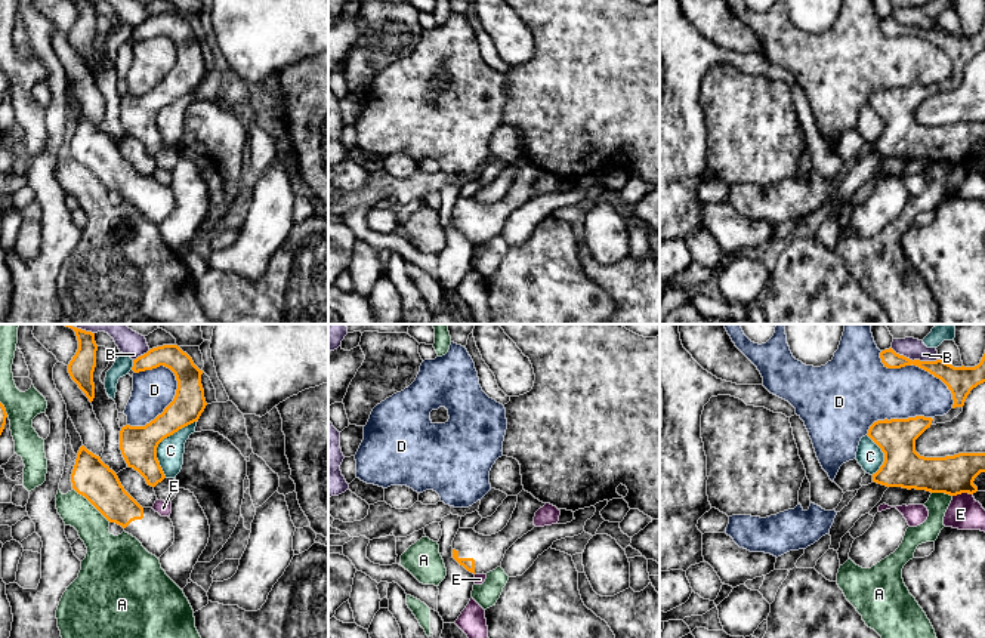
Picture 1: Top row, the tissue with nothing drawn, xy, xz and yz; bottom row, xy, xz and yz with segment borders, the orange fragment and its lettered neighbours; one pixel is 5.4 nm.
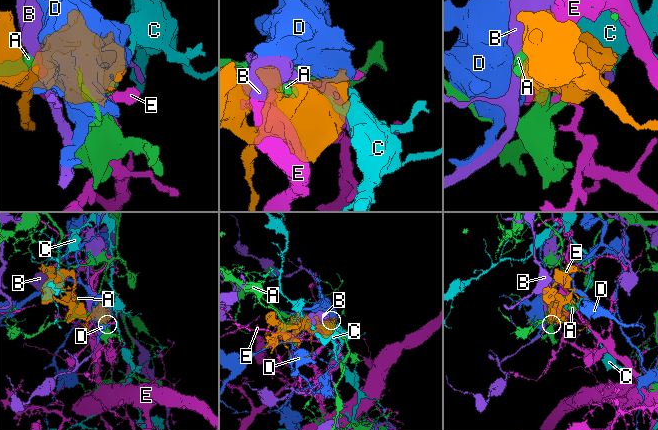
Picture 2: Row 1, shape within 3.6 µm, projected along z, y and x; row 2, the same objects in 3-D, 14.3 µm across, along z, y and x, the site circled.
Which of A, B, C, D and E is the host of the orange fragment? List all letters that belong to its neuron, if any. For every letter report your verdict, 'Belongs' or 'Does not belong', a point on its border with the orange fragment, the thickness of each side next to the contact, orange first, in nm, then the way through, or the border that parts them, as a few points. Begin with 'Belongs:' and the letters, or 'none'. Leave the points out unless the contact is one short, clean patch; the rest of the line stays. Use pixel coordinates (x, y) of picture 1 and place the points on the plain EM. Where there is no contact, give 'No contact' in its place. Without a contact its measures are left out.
Belongs: none
A: Does not belong. Touches orange at xy (92, 172). Thickness 220 nm (orange) against 180 nm
B: Does not belong. Touches orange at yz (916, 28). Thickness 140 nm (orange) against 120 nm
C: Does not belong. Touches orange at xy (161, 108). Thickness 200 nm (orange) against 150 nm
D: Does not belong. Touches orange at xy (166, 76). Thickness 190 nm (orange) against 220 nm
E: Does not belong. Touches orange at yz (962, 160). Thickness 220 nm (orange) against 180 nm

